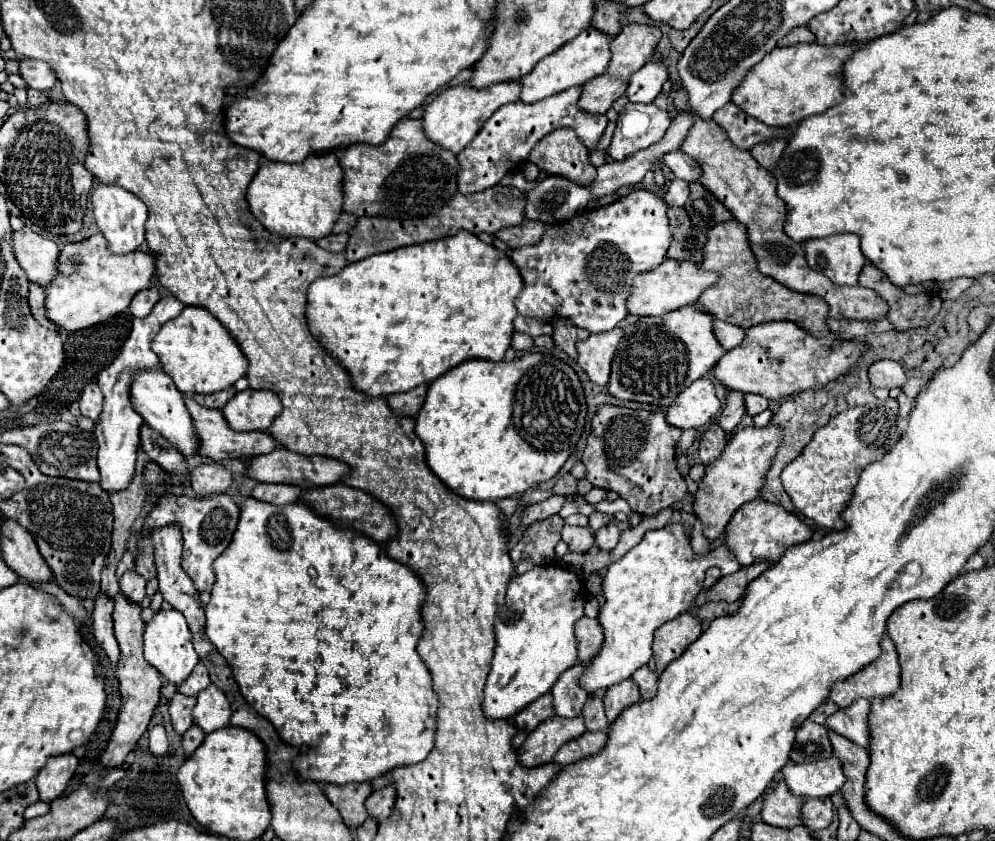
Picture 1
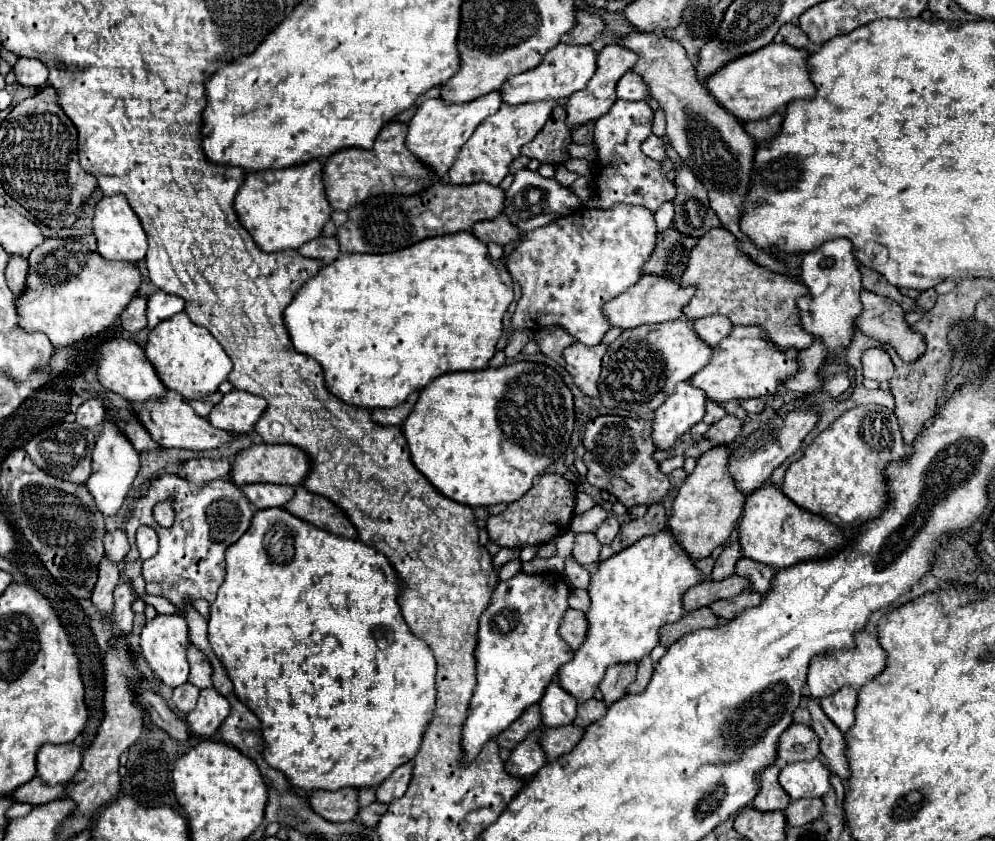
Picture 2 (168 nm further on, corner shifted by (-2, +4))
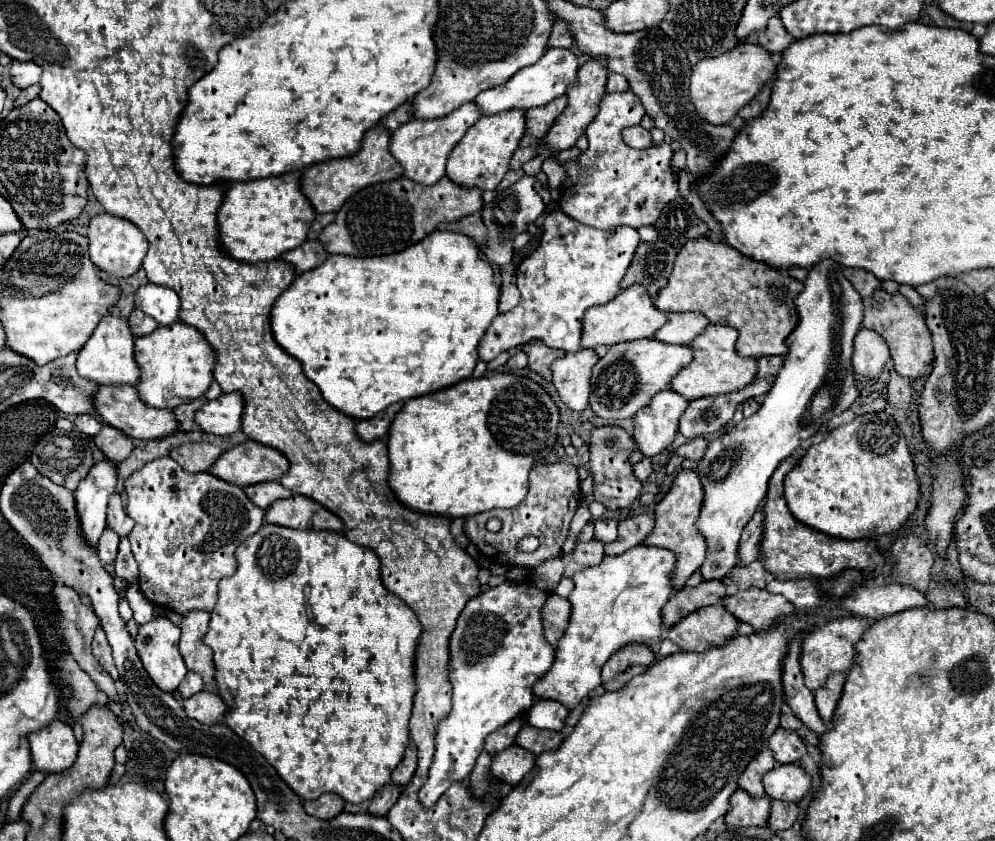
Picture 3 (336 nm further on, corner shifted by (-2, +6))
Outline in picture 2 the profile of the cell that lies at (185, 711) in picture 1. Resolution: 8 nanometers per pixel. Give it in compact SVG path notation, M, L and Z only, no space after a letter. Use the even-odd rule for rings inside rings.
M185 682L185 684L181 684L179 688L173 690L171 704L173 704L173 708L175 708L179 714L185 714L185 712L189 712L191 708L195 708L197 696L199 696L199 688L195 688L191 682Z

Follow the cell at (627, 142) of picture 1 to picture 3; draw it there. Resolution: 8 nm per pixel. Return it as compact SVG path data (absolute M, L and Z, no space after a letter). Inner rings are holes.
M631 90L605 94L599 106L599 114L585 128L589 148L577 160L563 164L567 170L567 180L559 188L561 210L571 218L601 230L613 230L615 226L641 228L653 224L665 204L677 198L677 182L669 170L673 150L671 146L635 150L623 142L621 132L627 126L639 124L645 116L643 104L635 94L631 94Z

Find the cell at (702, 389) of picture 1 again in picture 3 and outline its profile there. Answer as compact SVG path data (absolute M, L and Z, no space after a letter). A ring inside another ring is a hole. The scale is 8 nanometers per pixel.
M661 390L635 414L633 438L645 456L659 456L671 446L679 432L679 418L683 410L687 410L687 402L689 400L675 390Z

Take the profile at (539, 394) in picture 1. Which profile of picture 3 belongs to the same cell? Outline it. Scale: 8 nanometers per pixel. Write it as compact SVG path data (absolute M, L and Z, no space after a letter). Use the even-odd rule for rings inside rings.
M501 372L497 376L483 376L483 378L467 378L463 382L457 382L455 386L449 386L447 390L437 390L431 394L423 394L417 398L411 398L405 402L405 406L401 408L401 412L395 416L391 428L389 428L389 460L391 460L391 470L389 470L389 478L391 478L391 488L397 494L397 498L401 500L401 504L413 508L413 510L421 510L425 514L441 514L441 516L449 516L449 518L467 518L485 510L493 510L493 508L515 508L527 494L529 484L527 484L527 476L531 472L531 468L541 462L557 444L557 428L559 428L559 408L555 404L555 400L545 392L545 388L541 384L537 384L535 380L527 378L527 376L513 376L507 372Z

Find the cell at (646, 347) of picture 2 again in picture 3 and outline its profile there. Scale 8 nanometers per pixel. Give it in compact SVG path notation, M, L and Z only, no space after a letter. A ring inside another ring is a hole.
M643 338L643 340L635 340L635 342L619 342L615 346L611 346L609 352L593 368L591 398L589 398L591 410L601 418L613 418L613 420L615 418L633 418L635 412L639 412L643 406L647 406L647 402L651 402L653 394L671 386L671 380L675 378L675 374L683 366L689 366L691 358L693 358L693 350L689 346L663 344L663 342L655 342L655 338Z

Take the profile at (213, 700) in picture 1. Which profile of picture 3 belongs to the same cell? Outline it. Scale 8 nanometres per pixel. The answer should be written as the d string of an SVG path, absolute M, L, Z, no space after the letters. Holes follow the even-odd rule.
M205 690L197 692L193 698L187 698L183 702L183 708L189 718L193 718L201 724L215 724L227 712L225 702L221 698L217 698L217 694L205 692Z

